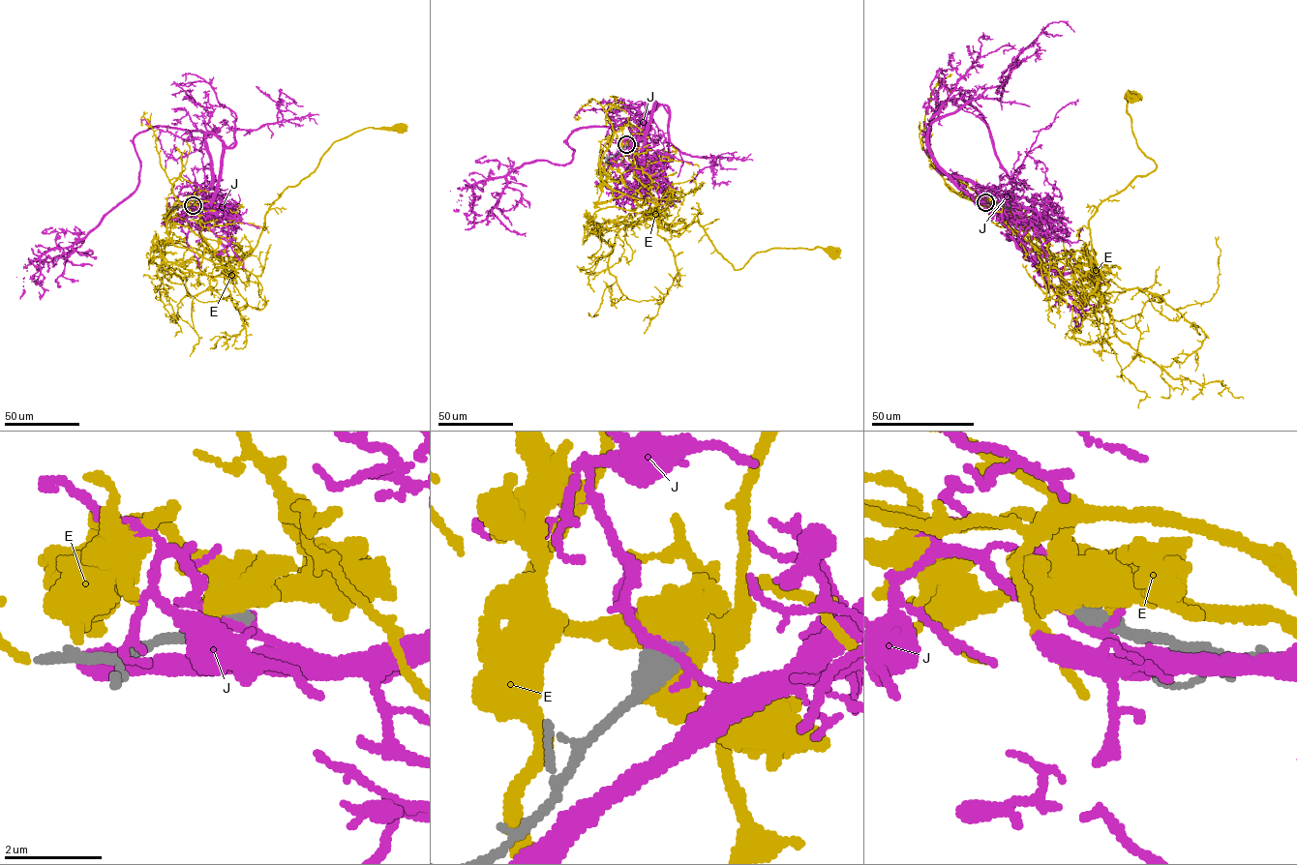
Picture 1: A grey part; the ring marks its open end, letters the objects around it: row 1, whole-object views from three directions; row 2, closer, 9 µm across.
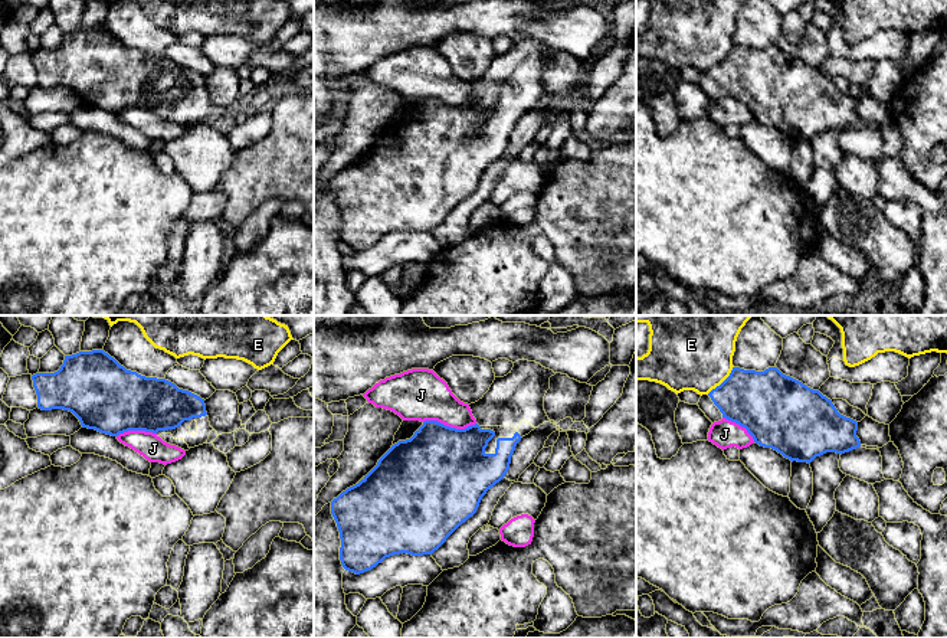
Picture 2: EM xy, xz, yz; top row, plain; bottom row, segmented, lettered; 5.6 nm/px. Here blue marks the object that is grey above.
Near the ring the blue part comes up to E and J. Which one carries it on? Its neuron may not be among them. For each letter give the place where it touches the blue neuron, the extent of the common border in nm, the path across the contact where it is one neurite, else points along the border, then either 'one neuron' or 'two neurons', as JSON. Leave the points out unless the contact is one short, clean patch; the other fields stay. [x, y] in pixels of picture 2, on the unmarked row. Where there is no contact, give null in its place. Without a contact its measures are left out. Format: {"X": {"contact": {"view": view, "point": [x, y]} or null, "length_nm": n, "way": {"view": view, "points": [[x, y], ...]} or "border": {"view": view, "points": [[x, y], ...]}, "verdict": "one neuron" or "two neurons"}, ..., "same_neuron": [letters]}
{"E": {"contact": {"view": "yz", "point": [723, 59]}, "length_nm": 220, "verdict": "two neurons"}, "J": {"contact": {"view": "xz", "point": [449, 104]}, "length_nm": 300, "verdict": "two neurons"}, "same_neuron": []}

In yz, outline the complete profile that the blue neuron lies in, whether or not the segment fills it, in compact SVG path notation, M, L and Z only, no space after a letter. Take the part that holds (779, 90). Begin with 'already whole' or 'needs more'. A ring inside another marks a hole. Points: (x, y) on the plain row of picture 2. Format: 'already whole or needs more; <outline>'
needs more; M733 45L730 53L698 79L714 101L722 95L746 105L754 120L771 125L784 135L810 141L826 130L845 131L861 124L858 99L840 92L830 76L802 59L783 52L777 45L764 49Z

